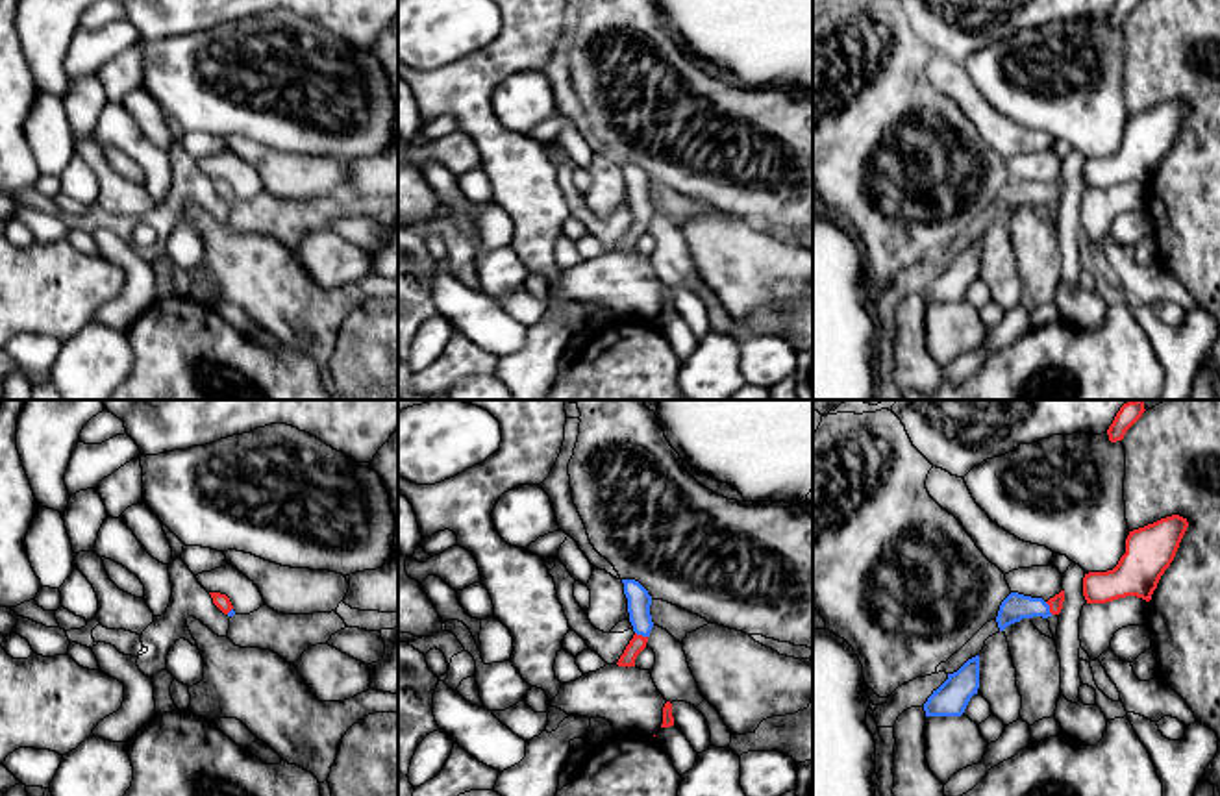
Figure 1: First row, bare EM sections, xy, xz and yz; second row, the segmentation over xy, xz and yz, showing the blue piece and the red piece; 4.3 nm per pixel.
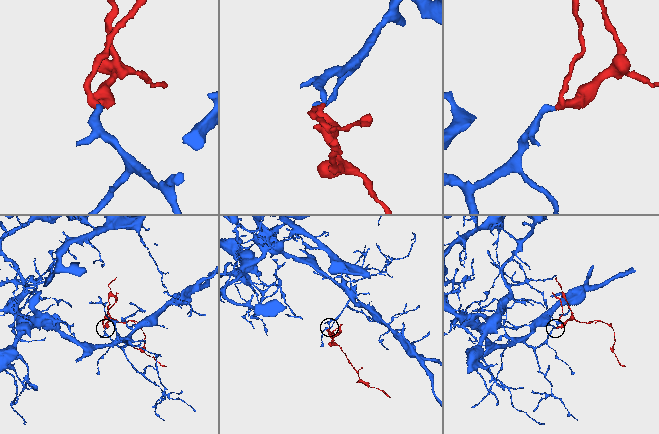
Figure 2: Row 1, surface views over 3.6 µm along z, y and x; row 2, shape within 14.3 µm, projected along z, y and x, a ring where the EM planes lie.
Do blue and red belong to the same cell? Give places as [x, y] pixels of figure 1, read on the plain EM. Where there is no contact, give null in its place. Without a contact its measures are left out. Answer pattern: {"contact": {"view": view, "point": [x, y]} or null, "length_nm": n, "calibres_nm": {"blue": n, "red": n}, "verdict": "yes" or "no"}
{"contact": {"view": "xz", "point": [641, 219]}, "length_nm": 60, "calibres_nm": {"blue": 100, "red": 70}, "verdict": "yes"}

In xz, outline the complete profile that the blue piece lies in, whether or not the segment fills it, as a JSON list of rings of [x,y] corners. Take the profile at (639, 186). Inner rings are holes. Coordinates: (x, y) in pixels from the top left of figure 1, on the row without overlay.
[[[622,165],[624,180],[628,183],[629,207],[633,211],[633,224],[626,231],[624,239],[618,244],[618,252],[635,252],[637,241],[646,233],[650,217],[654,213],[650,191],[652,181],[648,176],[635,165]]]

